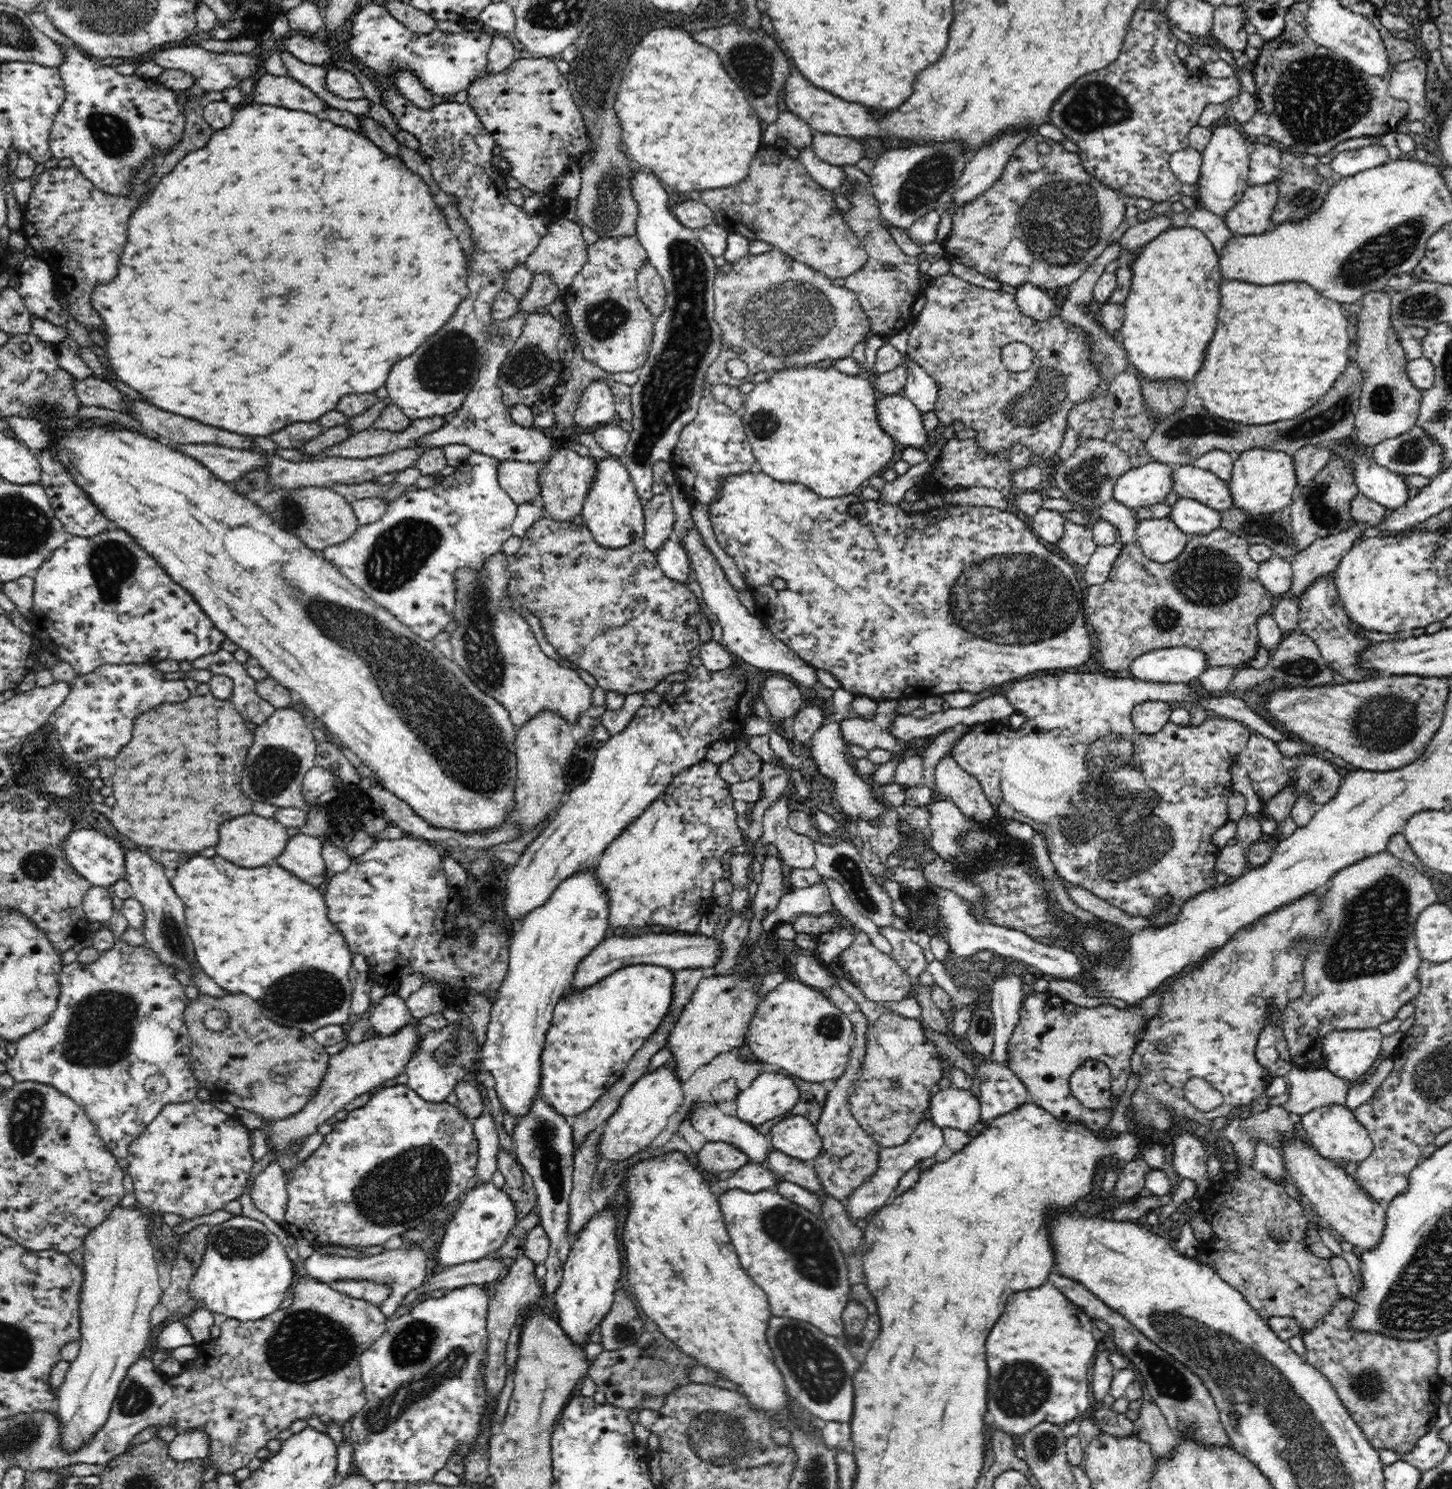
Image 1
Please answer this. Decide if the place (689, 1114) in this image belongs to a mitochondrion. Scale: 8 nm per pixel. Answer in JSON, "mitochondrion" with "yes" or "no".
{"mitochondrion":"no"}

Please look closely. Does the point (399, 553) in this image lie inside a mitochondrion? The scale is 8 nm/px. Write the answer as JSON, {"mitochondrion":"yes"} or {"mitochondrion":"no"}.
{"mitochondrion":"yes"}

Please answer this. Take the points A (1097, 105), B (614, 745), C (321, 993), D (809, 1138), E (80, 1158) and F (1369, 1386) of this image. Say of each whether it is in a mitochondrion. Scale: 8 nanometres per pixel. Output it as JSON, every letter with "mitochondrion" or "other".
{"A":"mitochondrion","B":"other","C":"mitochondrion","D":"other","E":"other","F":"mitochondrion"}

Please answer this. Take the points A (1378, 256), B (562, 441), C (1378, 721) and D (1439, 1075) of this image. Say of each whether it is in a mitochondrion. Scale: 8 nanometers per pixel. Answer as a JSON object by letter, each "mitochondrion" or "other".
{"A":"mitochondrion","B":"other","C":"mitochondrion","D":"mitochondrion"}

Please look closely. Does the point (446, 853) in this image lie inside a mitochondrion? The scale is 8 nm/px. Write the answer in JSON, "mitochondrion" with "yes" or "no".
{"mitochondrion":"no"}

